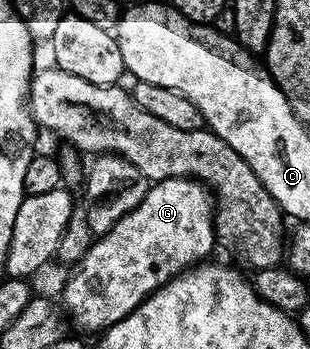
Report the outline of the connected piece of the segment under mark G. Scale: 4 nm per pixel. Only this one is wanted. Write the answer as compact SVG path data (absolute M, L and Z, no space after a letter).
M176 176L150 183L143 202L96 237L87 254L72 265L73 273L65 280L60 300L68 319L85 332L100 333L127 318L156 288L185 269L208 261L215 249L214 211L212 192L198 180Z

